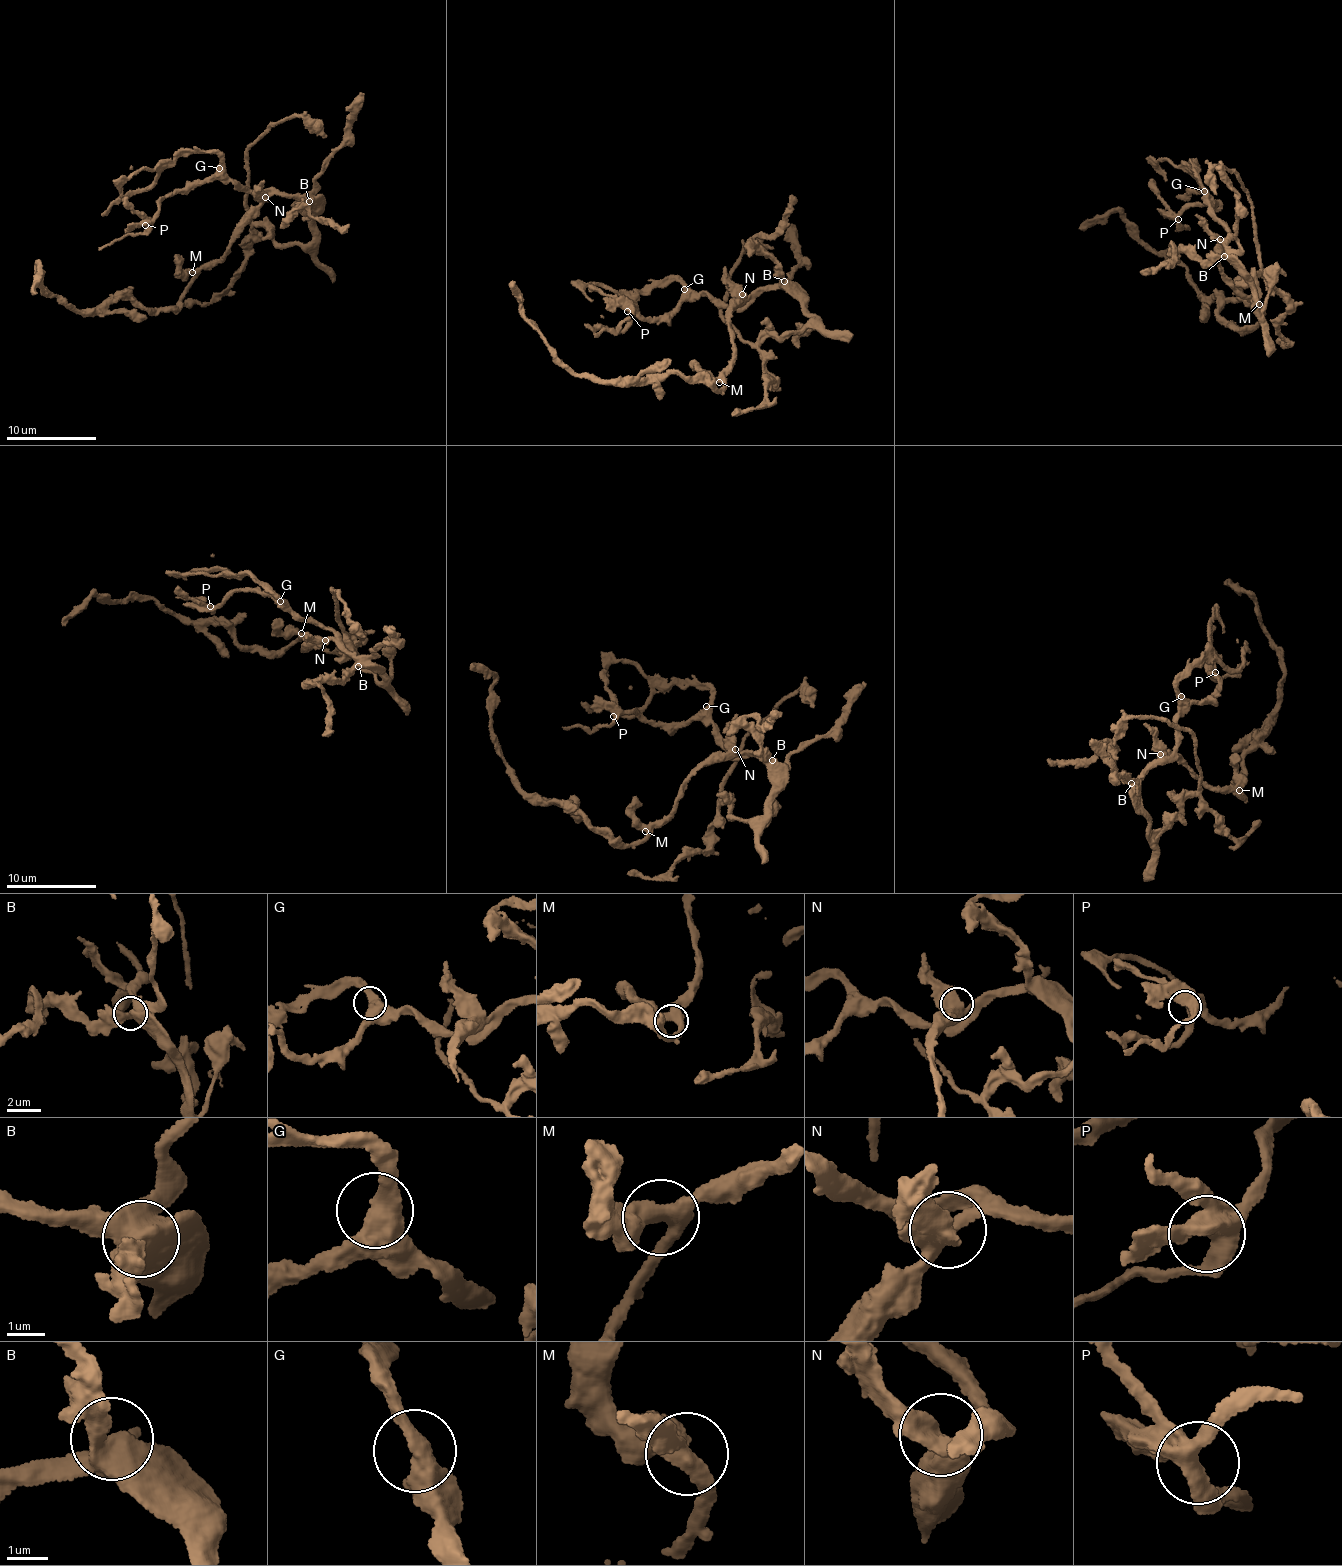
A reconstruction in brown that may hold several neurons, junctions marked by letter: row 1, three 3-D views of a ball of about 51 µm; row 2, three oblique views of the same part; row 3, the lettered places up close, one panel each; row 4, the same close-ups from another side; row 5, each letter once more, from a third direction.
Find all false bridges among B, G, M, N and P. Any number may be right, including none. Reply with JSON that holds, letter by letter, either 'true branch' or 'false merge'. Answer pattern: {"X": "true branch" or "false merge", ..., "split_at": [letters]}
{"B": "true branch", "G": "true branch", "M": "true branch", "N": "true branch", "P": "true branch", "split_at": []}

